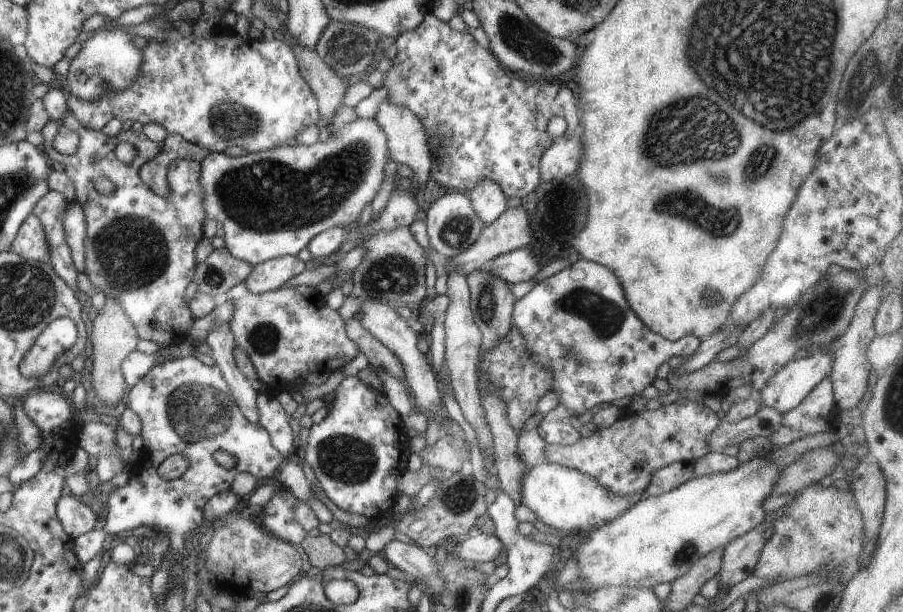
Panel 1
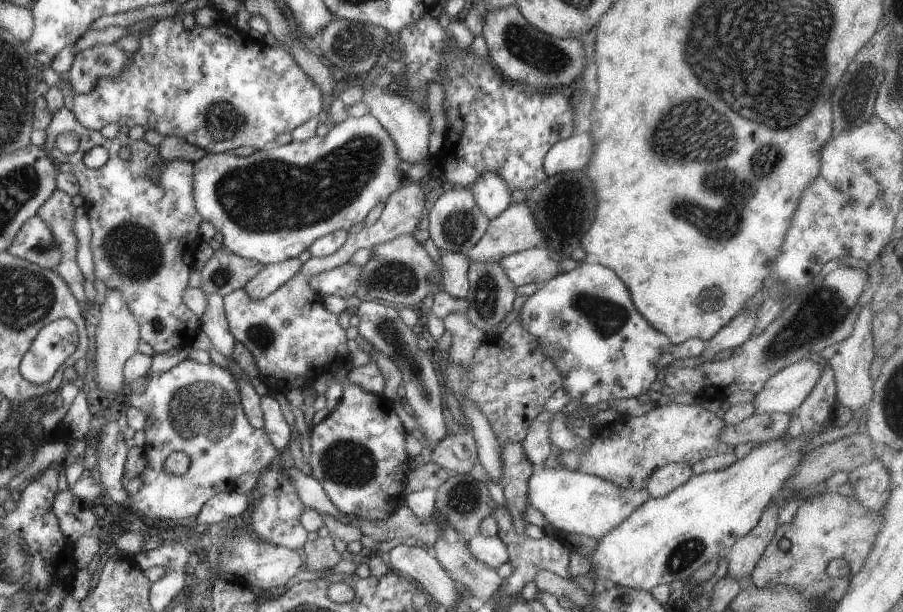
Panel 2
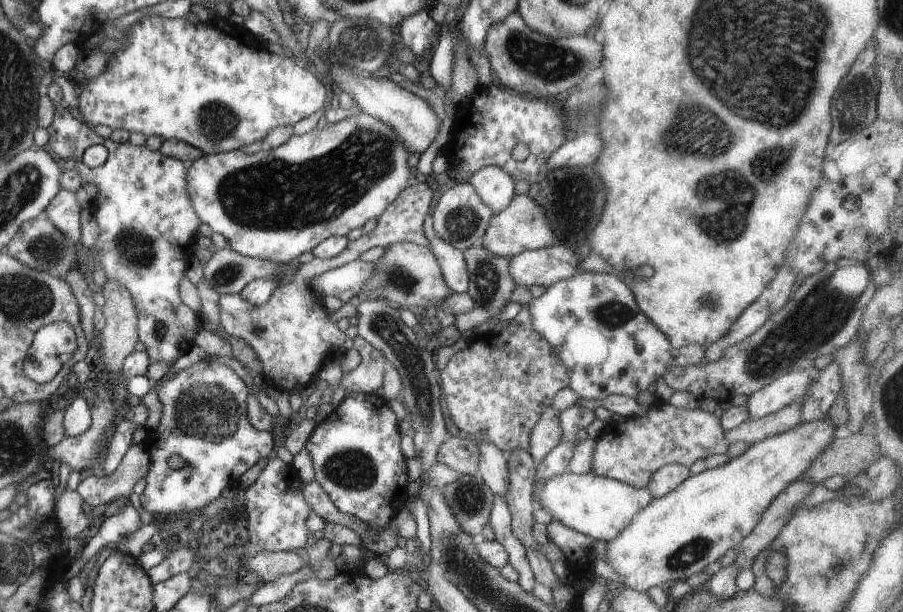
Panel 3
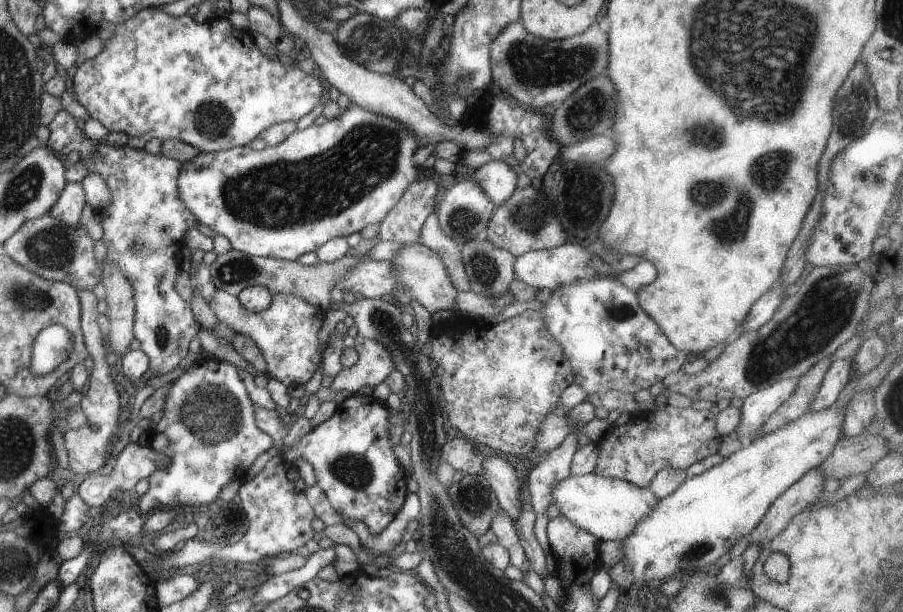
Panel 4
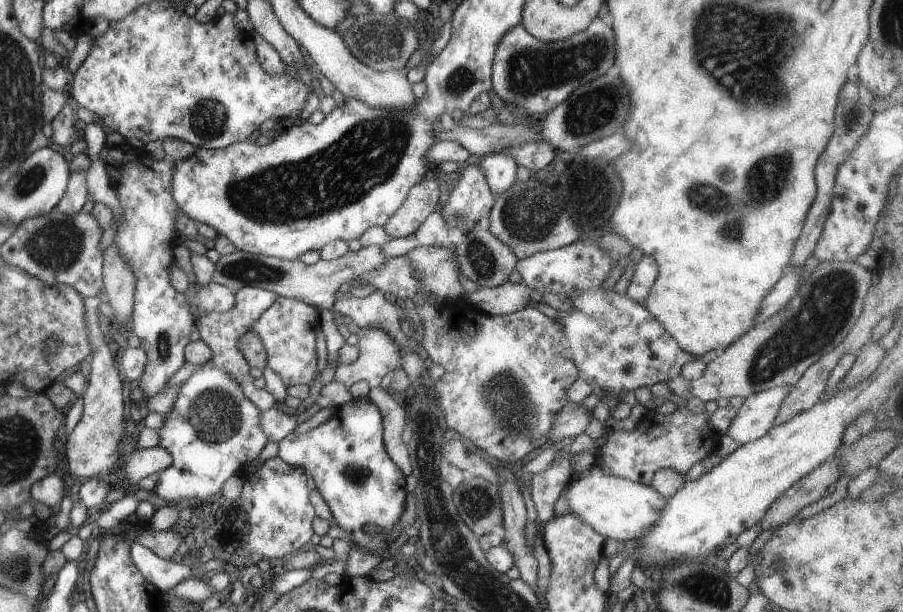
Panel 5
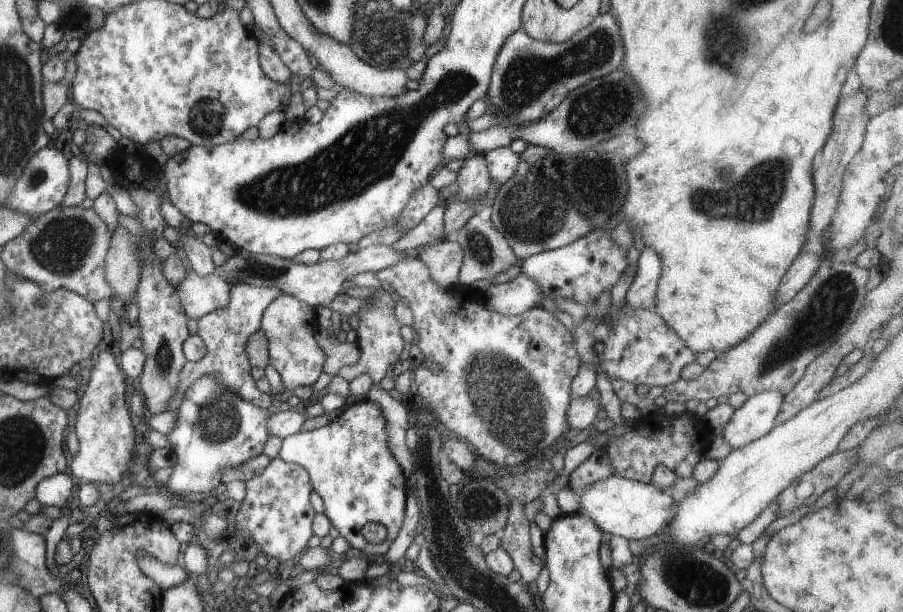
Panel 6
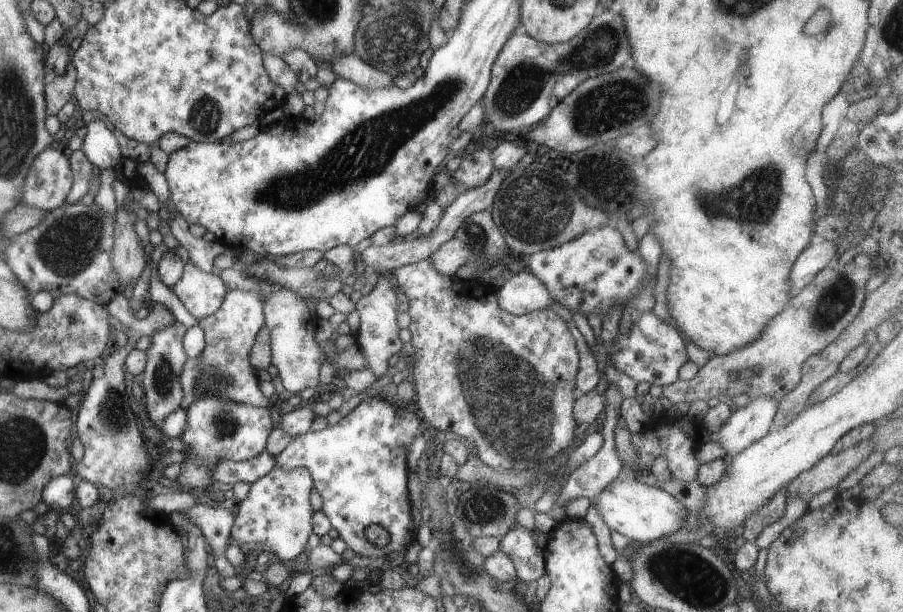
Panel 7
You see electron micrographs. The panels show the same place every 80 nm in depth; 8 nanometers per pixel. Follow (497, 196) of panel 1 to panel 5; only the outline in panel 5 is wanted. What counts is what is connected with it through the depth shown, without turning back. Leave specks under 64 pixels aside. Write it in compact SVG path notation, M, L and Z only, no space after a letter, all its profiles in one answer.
M503 152L488 153L483 160L478 162L478 165L481 176L485 178L485 184L495 197L515 184L517 166L511 156L503 154Z

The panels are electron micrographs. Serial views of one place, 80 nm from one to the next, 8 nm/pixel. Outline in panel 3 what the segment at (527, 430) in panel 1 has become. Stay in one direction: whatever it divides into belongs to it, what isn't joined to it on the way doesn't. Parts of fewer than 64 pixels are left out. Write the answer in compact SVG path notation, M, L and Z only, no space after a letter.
M547 407L535 423L529 435L528 453L539 462L554 446L559 444L562 430L559 420L560 411Z

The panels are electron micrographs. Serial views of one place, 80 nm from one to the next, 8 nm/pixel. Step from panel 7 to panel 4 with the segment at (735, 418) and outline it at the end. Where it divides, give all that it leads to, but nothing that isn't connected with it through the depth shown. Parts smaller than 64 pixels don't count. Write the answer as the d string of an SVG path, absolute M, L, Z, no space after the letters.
M785 379L742 399L740 422L733 430L735 438L746 443L759 437L760 426L787 400L795 385L795 379Z

